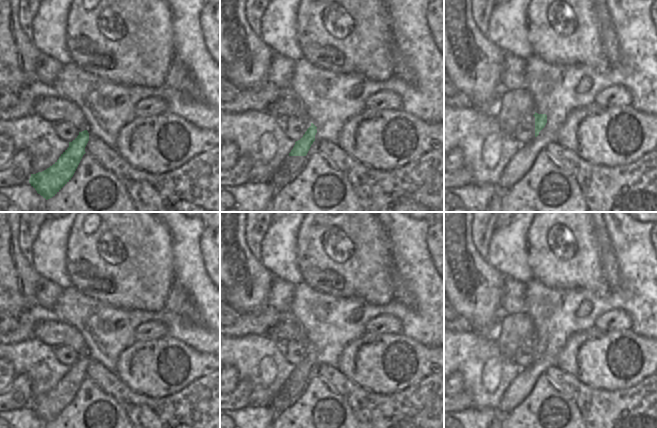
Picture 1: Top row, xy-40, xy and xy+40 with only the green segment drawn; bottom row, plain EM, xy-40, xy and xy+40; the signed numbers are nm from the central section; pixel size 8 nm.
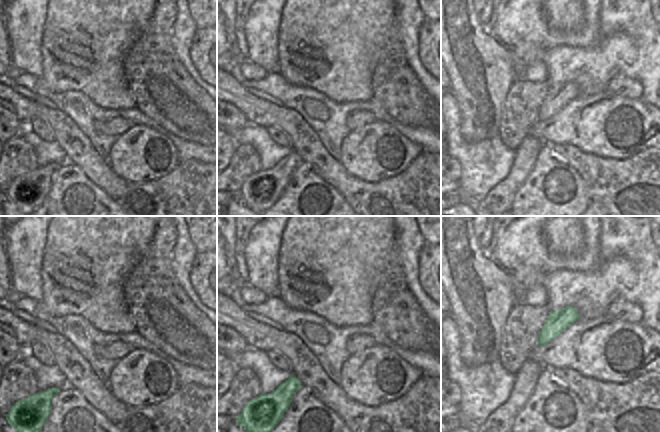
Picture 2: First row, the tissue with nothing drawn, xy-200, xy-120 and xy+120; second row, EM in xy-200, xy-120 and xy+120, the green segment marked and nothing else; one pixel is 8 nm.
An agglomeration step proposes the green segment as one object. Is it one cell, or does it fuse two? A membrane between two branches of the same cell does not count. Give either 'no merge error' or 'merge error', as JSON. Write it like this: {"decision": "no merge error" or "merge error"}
{"decision": "no merge error"}

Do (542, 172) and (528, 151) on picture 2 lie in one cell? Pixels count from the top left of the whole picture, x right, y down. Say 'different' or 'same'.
different

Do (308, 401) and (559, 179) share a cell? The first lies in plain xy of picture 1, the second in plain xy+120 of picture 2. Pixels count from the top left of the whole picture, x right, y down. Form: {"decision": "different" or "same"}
{"decision": "same"}

